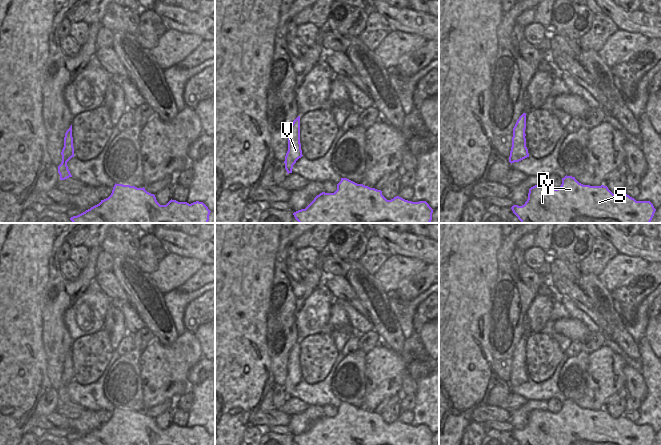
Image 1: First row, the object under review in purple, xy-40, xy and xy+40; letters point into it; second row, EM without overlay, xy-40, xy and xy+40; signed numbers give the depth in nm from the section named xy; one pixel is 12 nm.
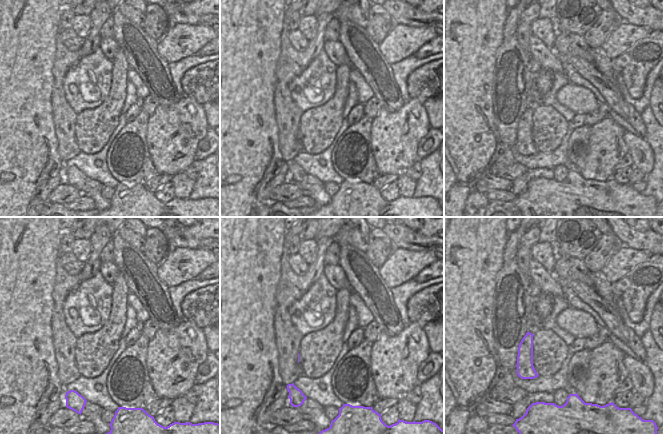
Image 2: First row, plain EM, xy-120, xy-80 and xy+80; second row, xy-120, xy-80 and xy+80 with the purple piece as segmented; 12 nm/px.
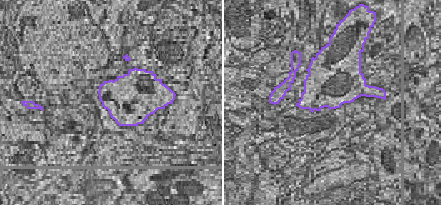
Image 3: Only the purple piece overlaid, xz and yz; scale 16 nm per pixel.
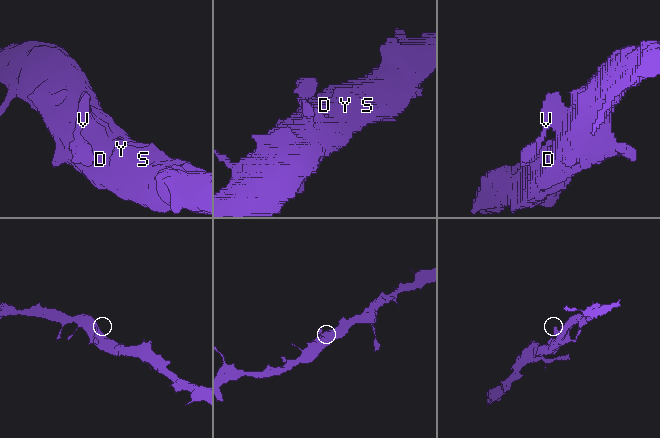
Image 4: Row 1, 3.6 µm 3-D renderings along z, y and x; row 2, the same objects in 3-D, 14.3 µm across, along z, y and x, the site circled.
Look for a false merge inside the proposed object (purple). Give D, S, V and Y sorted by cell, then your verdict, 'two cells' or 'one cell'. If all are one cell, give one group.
D S V Y | one cell

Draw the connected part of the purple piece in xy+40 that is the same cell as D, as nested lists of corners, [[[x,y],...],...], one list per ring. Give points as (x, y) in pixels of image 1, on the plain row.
[[[567,399],[558,413],[531,411],[525,428],[513,429],[511,433],[520,445],[651,445],[656,435],[650,425],[636,425],[624,415],[613,418],[604,409],[583,409]]]

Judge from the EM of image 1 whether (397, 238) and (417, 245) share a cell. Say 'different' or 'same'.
same

